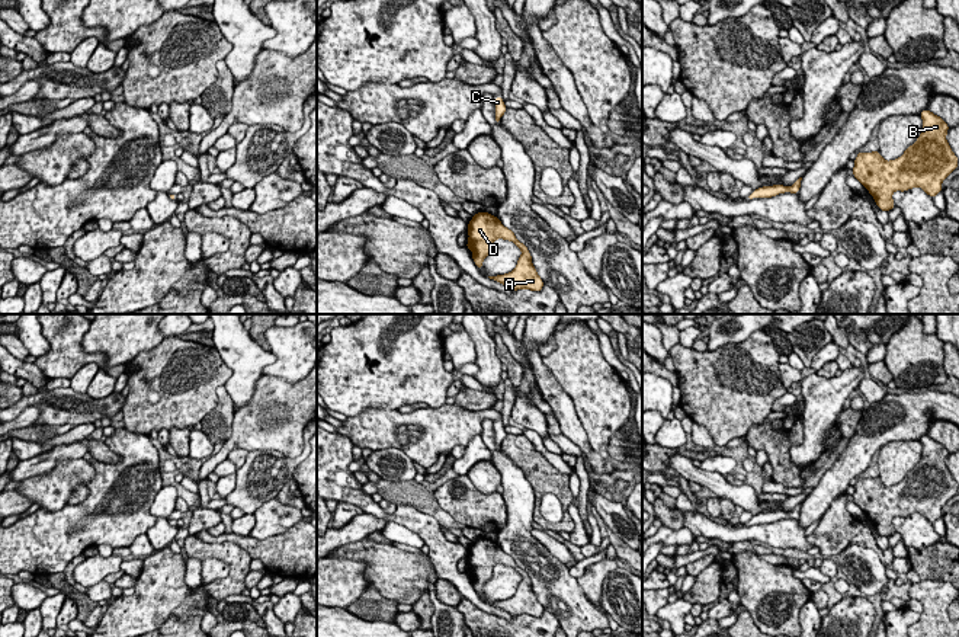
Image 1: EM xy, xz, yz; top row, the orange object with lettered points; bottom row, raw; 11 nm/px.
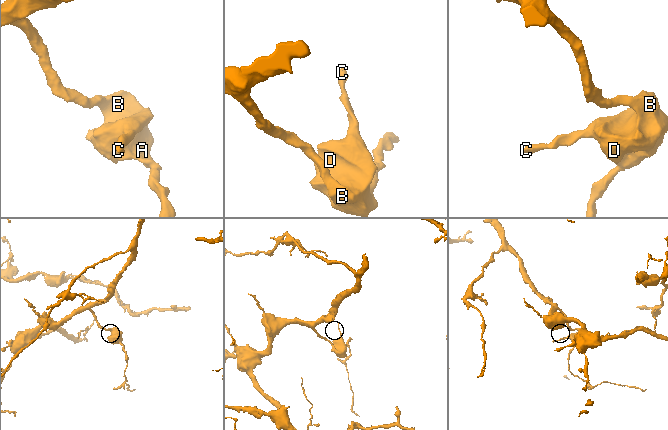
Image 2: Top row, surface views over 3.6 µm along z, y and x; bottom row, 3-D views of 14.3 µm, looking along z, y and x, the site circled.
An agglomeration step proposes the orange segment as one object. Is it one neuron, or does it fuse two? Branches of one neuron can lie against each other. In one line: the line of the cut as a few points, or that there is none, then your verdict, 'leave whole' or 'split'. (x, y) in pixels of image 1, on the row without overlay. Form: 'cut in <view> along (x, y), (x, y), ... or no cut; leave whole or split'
no cut; leave whole

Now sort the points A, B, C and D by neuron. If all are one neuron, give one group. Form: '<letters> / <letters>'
A B C D

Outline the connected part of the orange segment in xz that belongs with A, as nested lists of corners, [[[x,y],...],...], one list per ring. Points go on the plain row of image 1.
[[[478,538],[472,541],[466,557],[469,560],[466,574],[472,576],[472,585],[478,595],[482,595],[482,586],[493,577],[493,570],[497,564],[513,567],[522,576],[514,596],[504,601],[488,602],[490,605],[513,617],[530,615],[539,618],[543,614],[545,609],[532,589],[527,573],[520,569],[514,558],[504,553],[497,542],[488,538]]]

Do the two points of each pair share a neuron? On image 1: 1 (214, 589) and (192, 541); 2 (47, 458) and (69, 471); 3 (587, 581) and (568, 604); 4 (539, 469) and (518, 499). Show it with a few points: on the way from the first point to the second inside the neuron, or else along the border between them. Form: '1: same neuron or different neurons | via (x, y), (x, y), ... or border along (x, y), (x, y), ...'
1: same neuron | via (231, 578), (233, 563), (220, 550), (209, 550)
2: different neurons | border along (82, 457), (63, 460), (48, 471), (26, 477)
3: different neurons | border along (576, 579), (584, 595), (603, 614)
4: different neurons | border along (507, 455), (522, 471), (533, 492), (533, 515)

